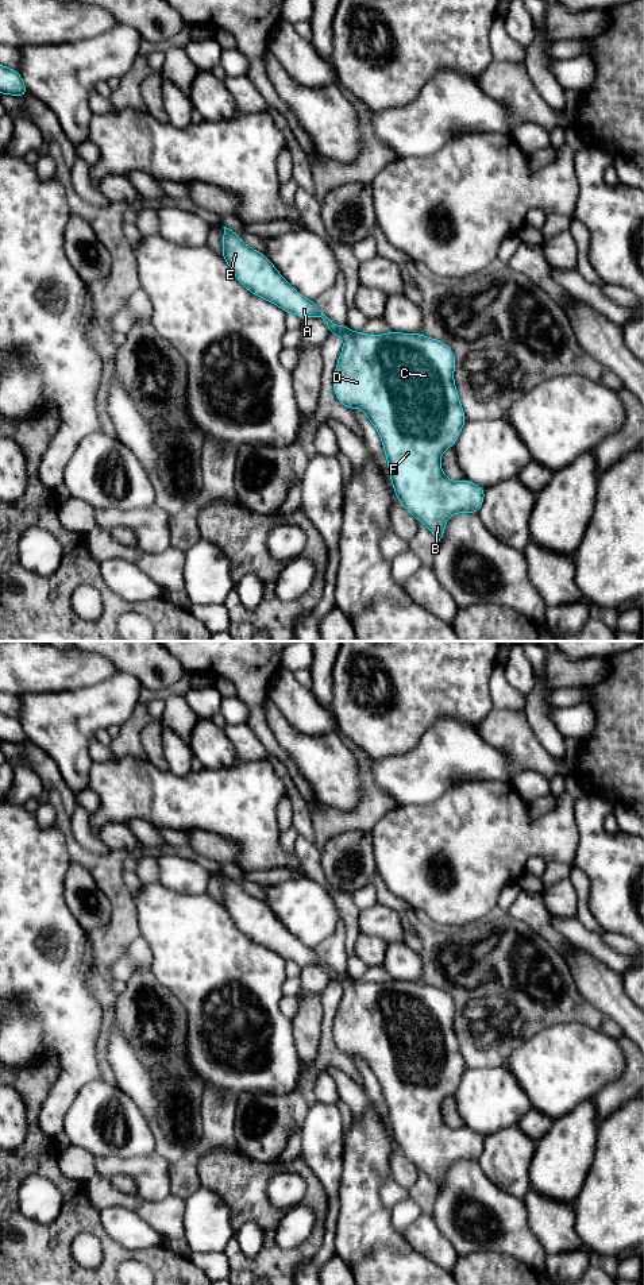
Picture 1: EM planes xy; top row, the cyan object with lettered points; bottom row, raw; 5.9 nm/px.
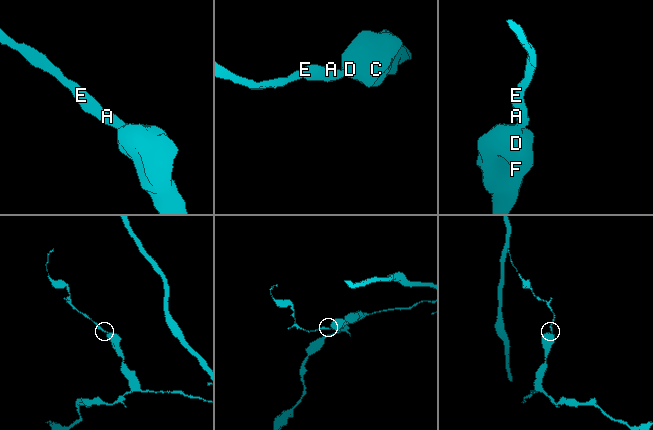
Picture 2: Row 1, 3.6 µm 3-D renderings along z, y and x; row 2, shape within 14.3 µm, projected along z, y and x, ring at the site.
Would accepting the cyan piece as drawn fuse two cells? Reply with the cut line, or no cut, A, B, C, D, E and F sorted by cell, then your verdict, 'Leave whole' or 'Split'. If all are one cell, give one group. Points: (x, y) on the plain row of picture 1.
No split. Groups: A B C D E F. Leave whole

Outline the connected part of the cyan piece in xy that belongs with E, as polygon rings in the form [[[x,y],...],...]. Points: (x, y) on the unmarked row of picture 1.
[[[223,876],[220,902],[248,939],[301,968],[321,965],[329,983],[340,984],[344,989],[333,1020],[333,1041],[350,1058],[359,1056],[379,1081],[400,1153],[439,1189],[452,1162],[478,1161],[485,1147],[485,1137],[466,1126],[456,1130],[448,1127],[440,1112],[441,1101],[455,1093],[467,1069],[454,1030],[456,1010],[452,997],[444,989],[421,981],[389,979],[385,983],[367,984],[363,979],[351,979],[346,972],[335,973],[313,948],[301,944],[278,921],[265,902],[247,894],[232,877]]]

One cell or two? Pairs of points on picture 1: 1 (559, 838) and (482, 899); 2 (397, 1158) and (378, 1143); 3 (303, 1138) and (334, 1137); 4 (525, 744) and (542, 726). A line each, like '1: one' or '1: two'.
1: one
2: two
3: one
4: two

